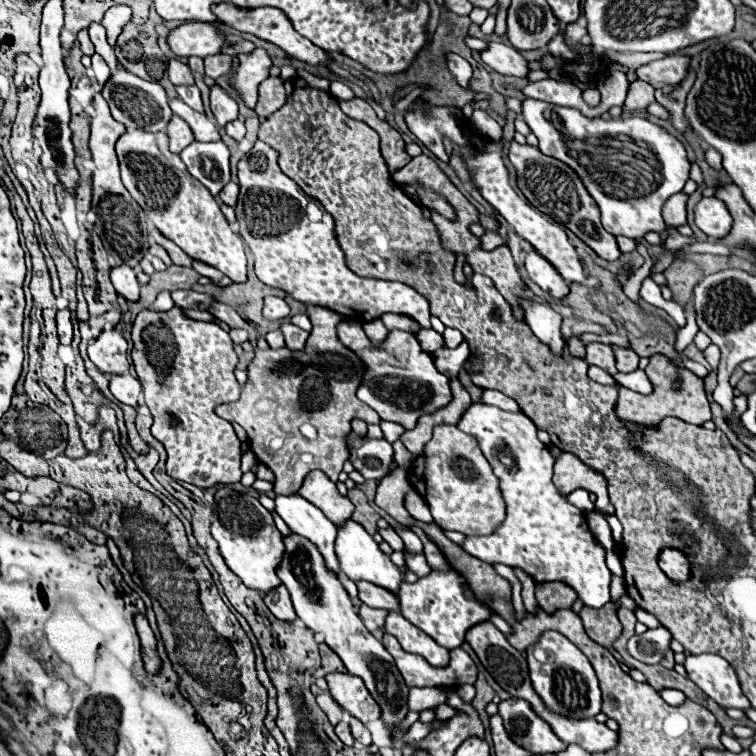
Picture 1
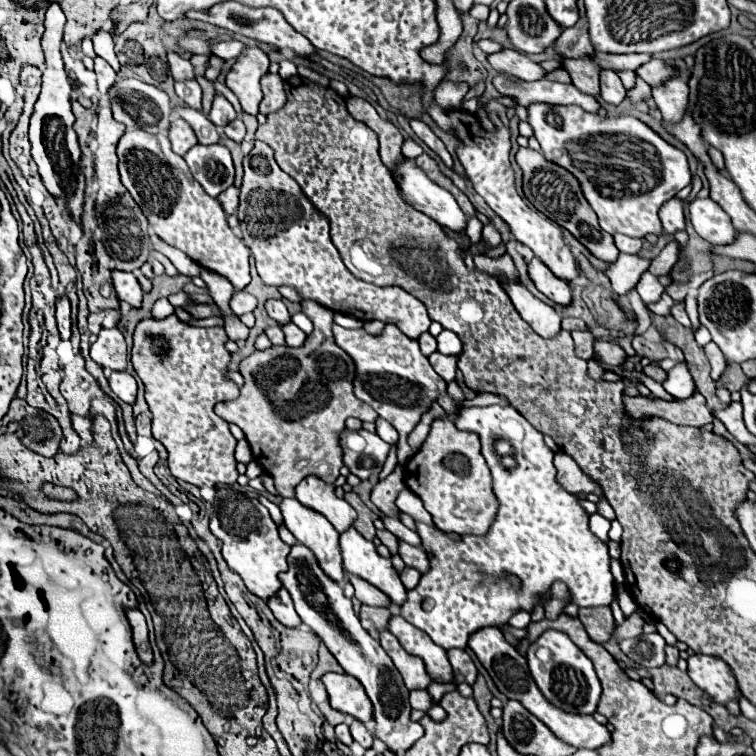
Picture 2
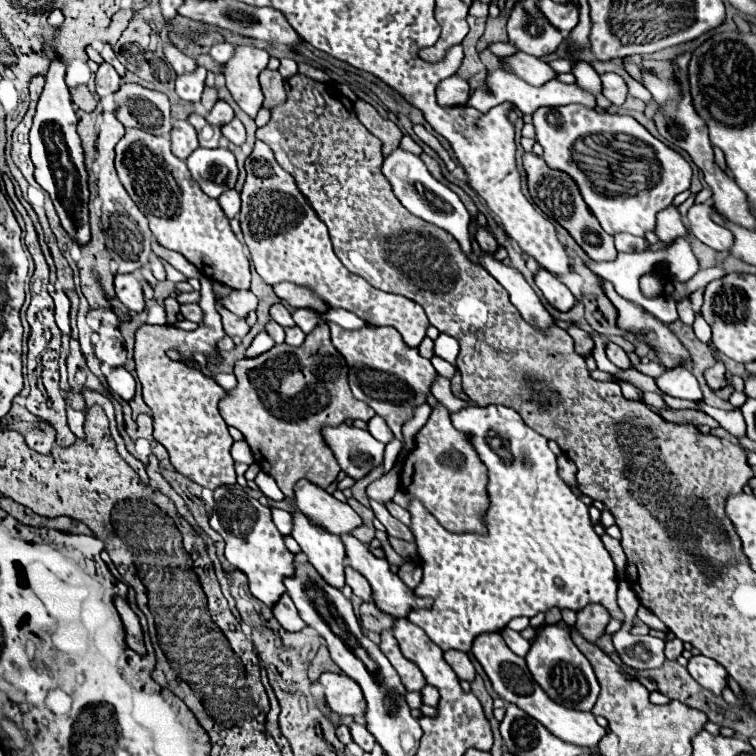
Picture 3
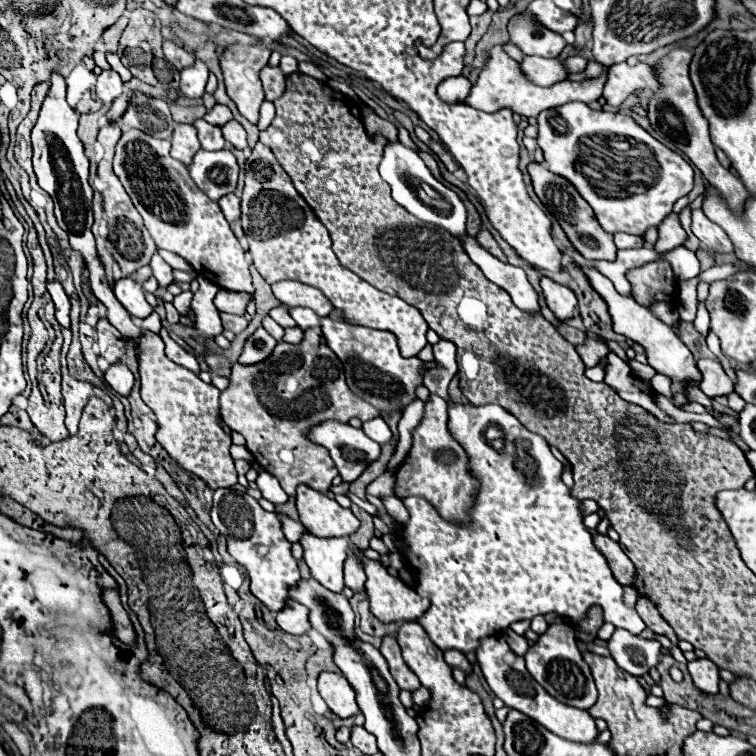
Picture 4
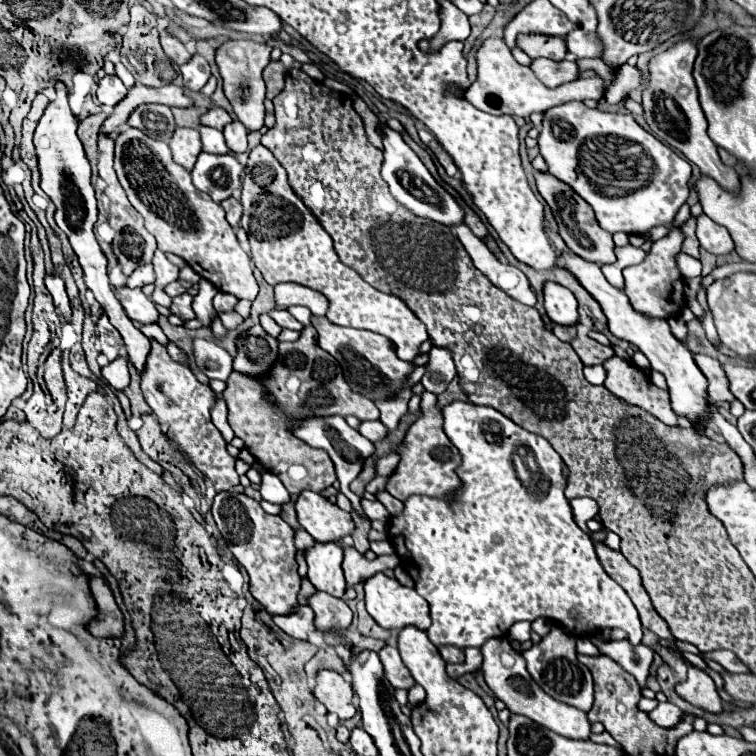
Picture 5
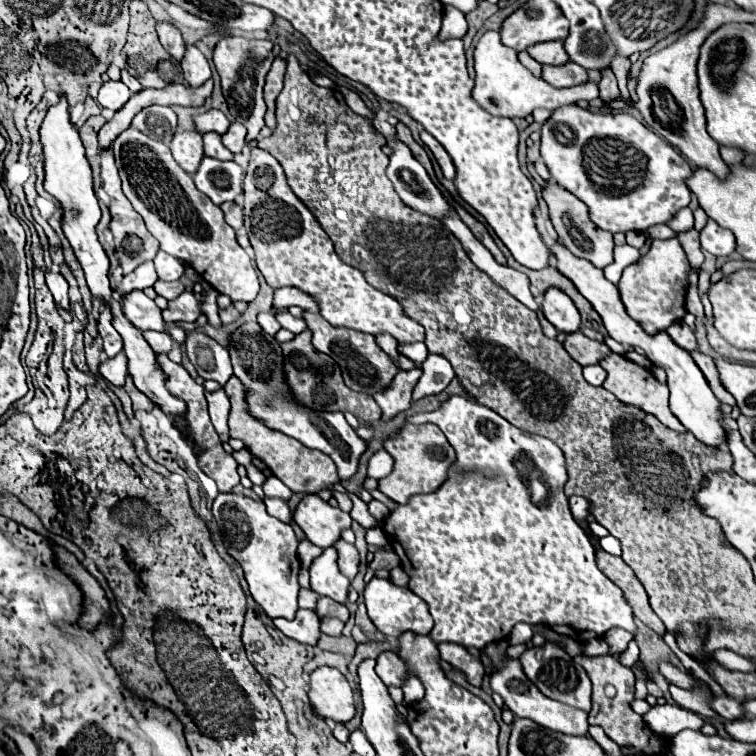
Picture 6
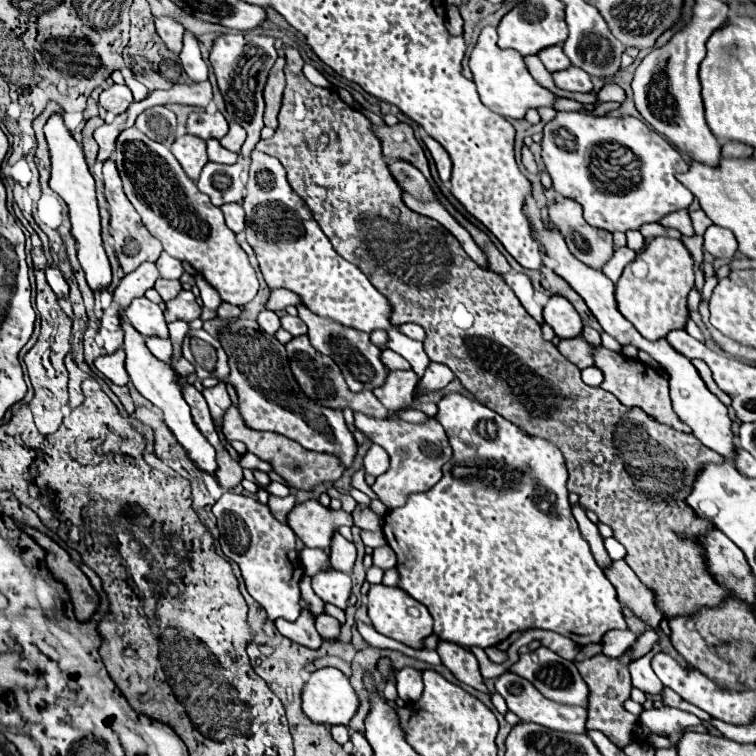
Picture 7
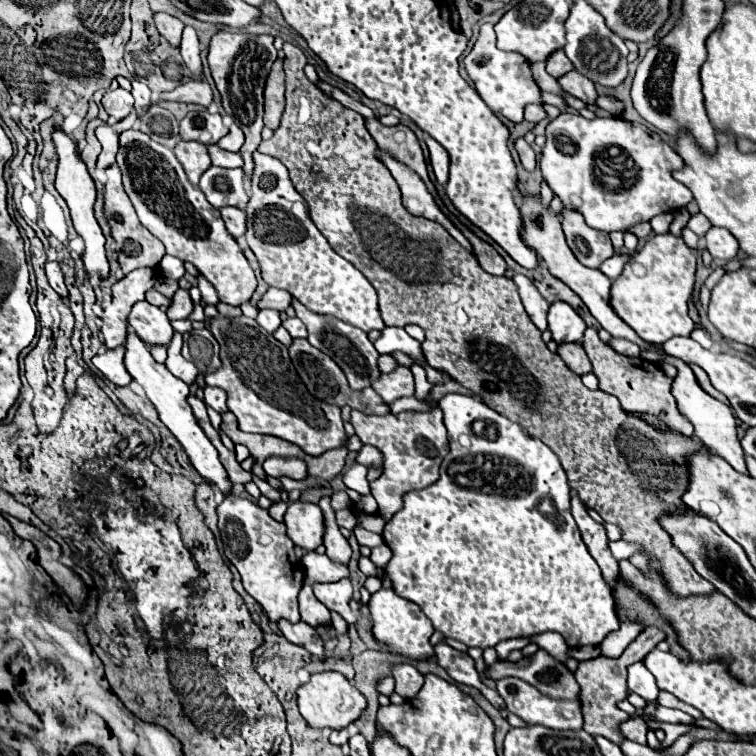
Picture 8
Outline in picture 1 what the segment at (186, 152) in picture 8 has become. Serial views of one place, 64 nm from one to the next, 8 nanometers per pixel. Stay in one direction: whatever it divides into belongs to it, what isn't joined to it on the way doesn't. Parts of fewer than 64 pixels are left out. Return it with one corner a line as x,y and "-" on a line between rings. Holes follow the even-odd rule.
172,116
166,132
170,138
170,152
174,152
174,154
180,154
188,144
194,142
194,134
192,134
190,126
178,116

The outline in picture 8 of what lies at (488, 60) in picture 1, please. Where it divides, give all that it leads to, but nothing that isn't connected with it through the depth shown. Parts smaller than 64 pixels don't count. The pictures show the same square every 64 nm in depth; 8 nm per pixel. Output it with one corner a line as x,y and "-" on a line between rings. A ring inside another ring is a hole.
576,70
558,78
558,84
564,88
564,92
580,98
584,104
596,104
598,94
596,94
594,84
590,80
586,80
586,76
580,76

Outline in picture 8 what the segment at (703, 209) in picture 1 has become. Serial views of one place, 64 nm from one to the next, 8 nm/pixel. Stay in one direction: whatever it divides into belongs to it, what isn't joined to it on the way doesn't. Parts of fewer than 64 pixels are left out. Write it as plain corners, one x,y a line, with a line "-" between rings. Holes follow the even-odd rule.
710,228
704,236
704,244
712,258
718,260
732,260
738,254
738,242
726,228

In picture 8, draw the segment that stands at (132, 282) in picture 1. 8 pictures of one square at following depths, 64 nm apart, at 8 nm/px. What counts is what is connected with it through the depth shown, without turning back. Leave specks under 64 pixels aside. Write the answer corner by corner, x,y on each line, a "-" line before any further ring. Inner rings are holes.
146,300
134,304
128,322
146,346
168,346
172,340
174,330
168,316
158,306
148,304

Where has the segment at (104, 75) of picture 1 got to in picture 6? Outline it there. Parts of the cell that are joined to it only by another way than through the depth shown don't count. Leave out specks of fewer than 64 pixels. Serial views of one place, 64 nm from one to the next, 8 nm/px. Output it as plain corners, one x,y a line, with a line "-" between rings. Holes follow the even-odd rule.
104,82
104,86
100,88
100,94
98,94
98,104
102,108
108,108
112,112
120,110
128,100
130,100
132,92
128,90
128,86
124,82

